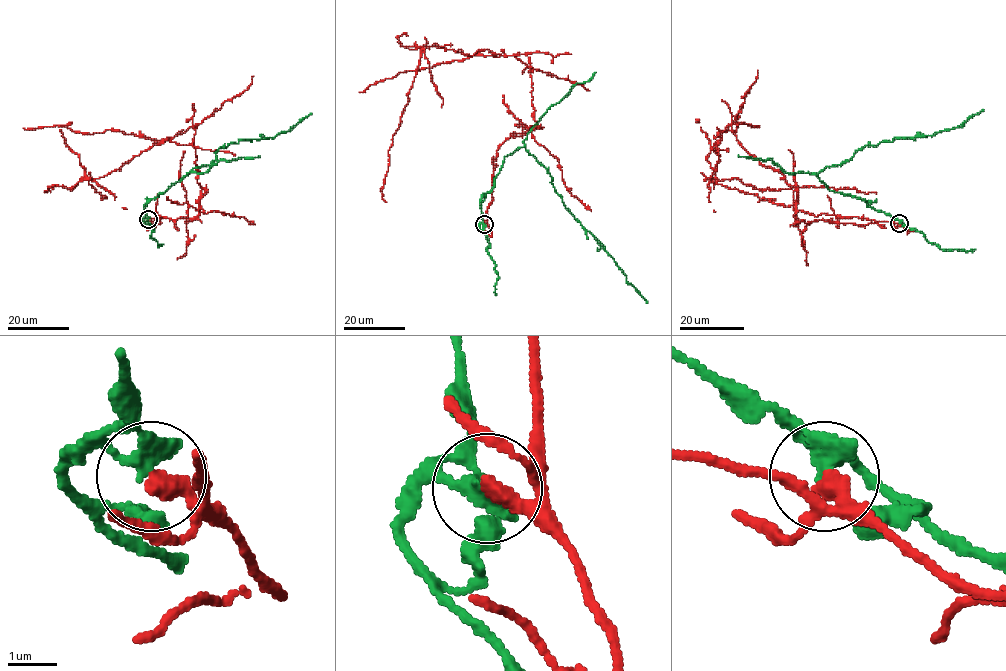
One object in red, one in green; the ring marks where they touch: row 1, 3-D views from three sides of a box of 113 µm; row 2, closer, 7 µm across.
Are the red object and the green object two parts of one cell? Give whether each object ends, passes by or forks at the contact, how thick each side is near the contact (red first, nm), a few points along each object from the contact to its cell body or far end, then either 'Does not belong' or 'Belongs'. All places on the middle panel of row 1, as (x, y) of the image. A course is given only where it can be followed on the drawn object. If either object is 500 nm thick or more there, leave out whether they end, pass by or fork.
At the ring red ends. At the ring green ends. Thickness 360 nm (red) against 400 nm. Course of red: (484, 224), (497, 150), (537, 127), (532, 66), (513, 55), (421, 51), (388, 150), (387, 202). Course of green: (484, 224), (482, 194), (494, 185), (504, 158), (524, 147), (546, 169), (568, 211), (648, 303). Does not belong

